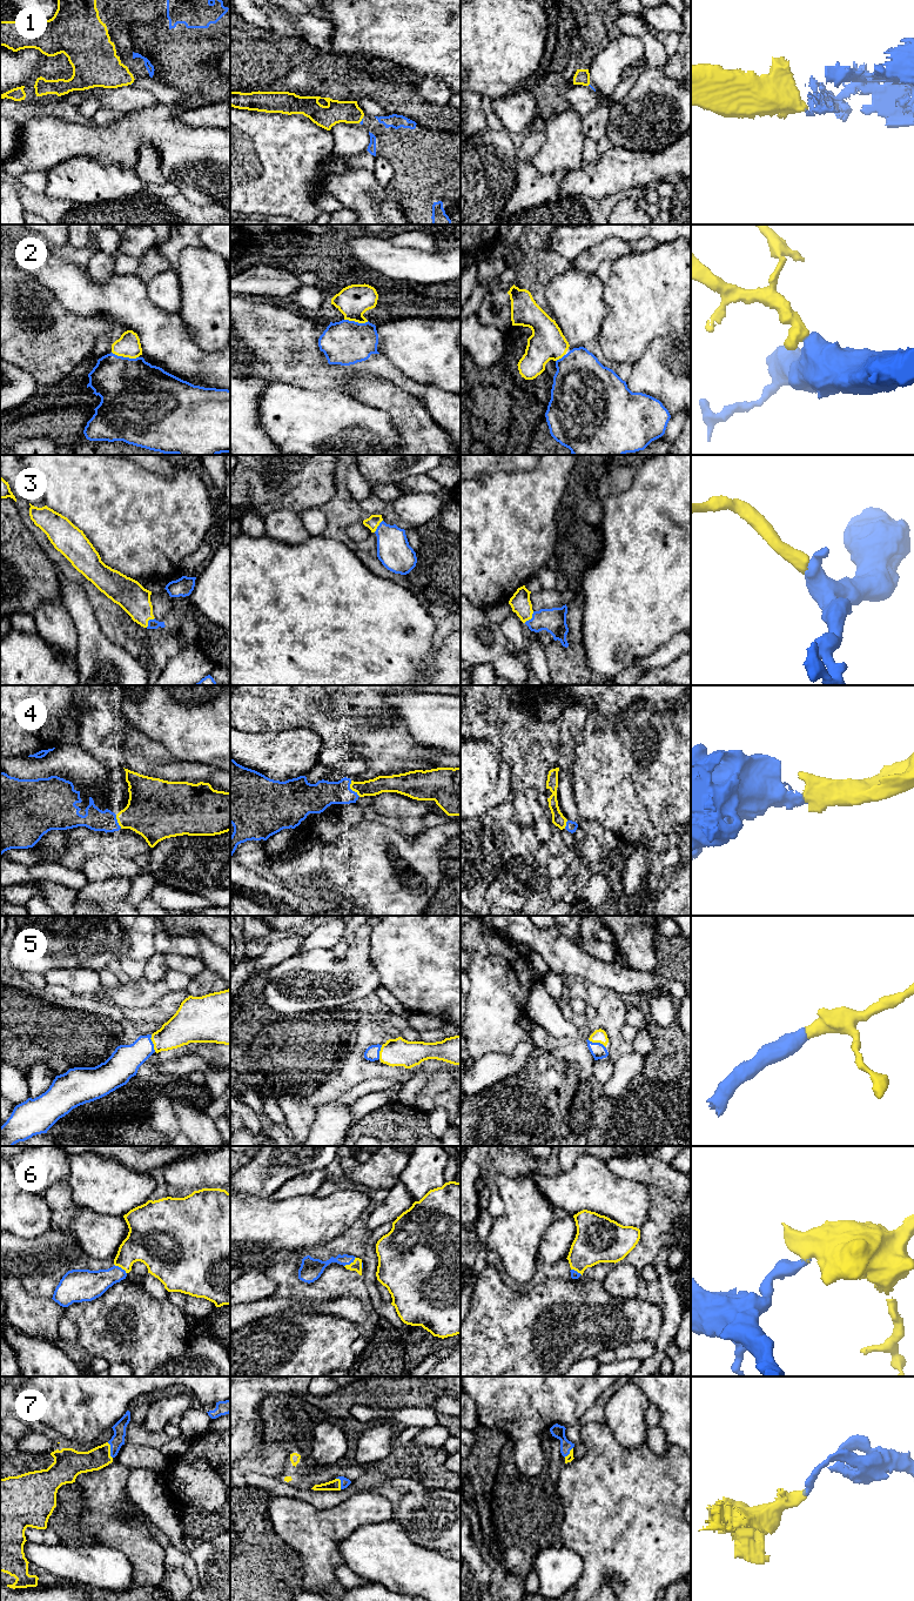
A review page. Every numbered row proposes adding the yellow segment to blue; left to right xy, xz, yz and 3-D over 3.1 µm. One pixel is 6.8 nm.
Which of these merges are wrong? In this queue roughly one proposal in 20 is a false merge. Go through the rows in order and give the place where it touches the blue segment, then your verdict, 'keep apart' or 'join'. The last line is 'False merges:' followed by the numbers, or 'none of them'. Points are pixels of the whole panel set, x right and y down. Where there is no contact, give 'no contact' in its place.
1: contact xz (362, 120); join
2: contact xz (356, 322); join
3: contact yz (531, 618); join
4: contact xz (350, 789); join
5: contact yz (597, 1043); join
6: contact xy (120, 1267); join
7: contact xy (111, 1451); join
False merges: none of them

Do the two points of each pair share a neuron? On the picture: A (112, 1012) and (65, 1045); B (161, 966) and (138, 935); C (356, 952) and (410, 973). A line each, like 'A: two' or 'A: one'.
A: one
B: two
C: two

